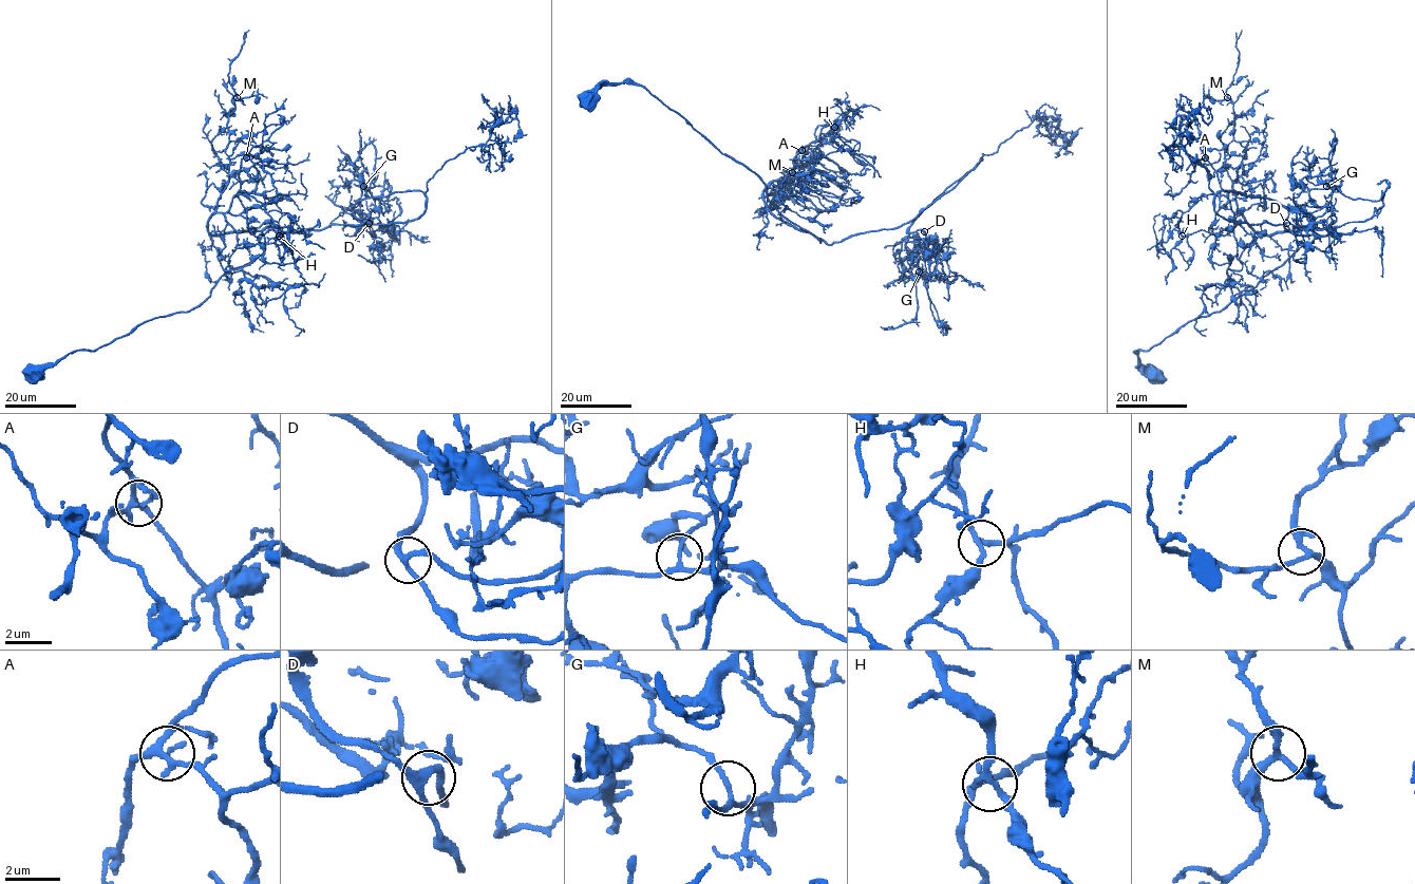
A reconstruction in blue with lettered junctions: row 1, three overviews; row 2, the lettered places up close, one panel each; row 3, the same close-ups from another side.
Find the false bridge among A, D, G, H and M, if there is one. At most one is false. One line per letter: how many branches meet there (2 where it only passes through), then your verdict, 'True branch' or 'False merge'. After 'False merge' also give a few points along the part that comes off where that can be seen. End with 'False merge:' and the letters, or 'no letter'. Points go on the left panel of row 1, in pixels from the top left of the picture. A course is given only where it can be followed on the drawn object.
A: Branches: 3. True branch
D: Branches: 3. True branch
G: Branches: 3. True branch
H: Branches: 3. True branch
M: Branches: 3. True branch
False merge: no letter

